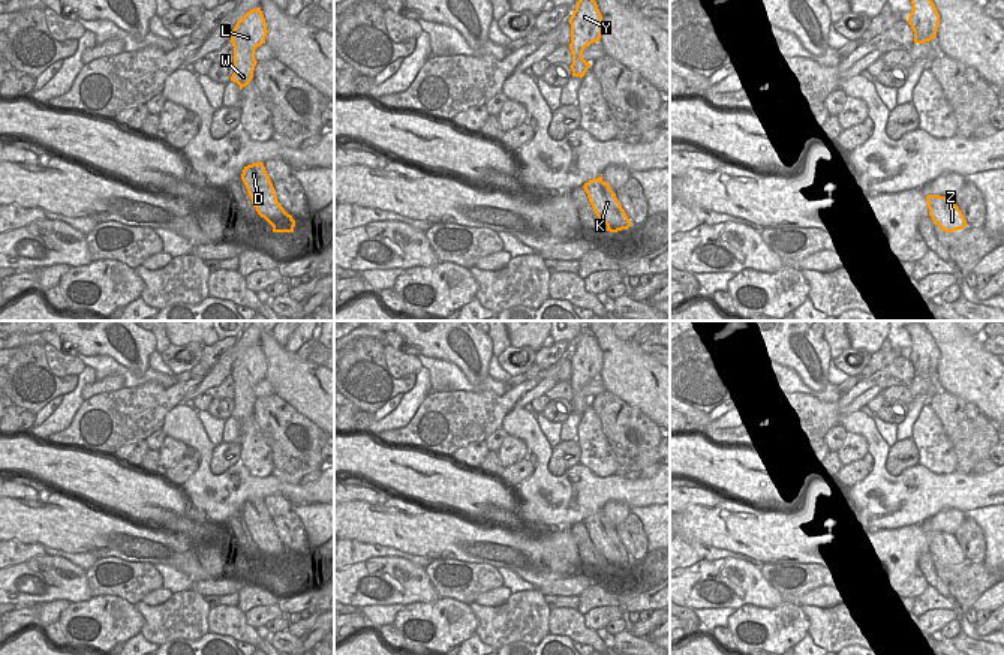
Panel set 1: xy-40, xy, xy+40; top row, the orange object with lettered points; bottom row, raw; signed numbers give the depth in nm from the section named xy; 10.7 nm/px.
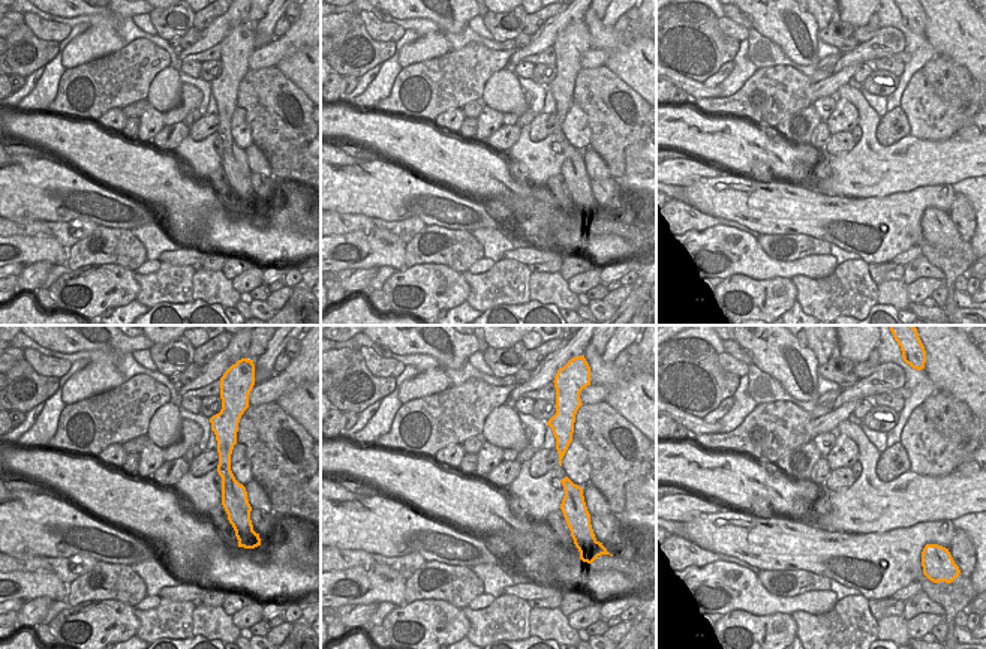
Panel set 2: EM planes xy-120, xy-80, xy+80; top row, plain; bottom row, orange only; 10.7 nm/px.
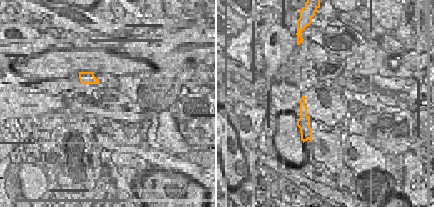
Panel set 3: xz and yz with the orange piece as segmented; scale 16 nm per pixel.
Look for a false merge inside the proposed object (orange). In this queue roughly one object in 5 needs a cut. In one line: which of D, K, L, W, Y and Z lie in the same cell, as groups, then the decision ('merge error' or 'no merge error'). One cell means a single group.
D K L W Y Z; no merge error

